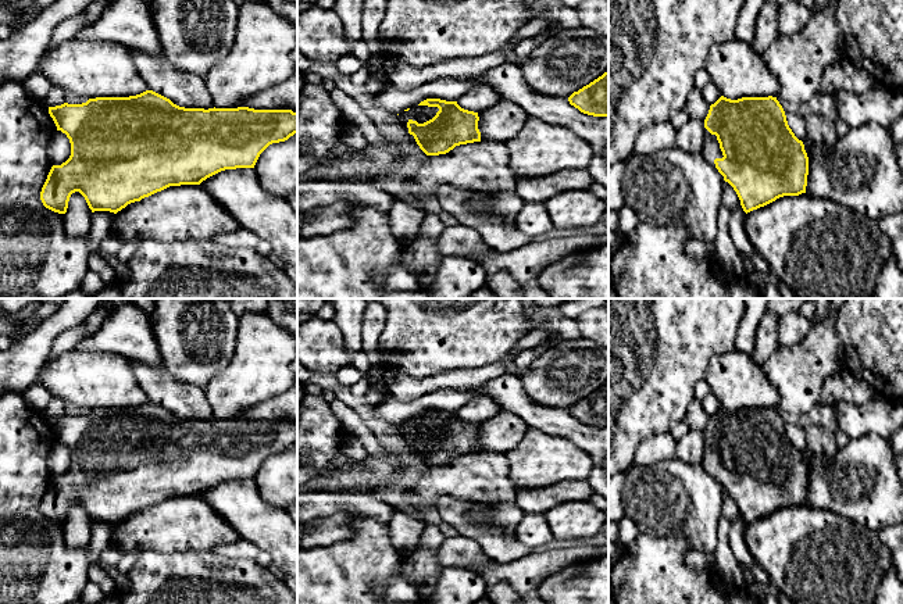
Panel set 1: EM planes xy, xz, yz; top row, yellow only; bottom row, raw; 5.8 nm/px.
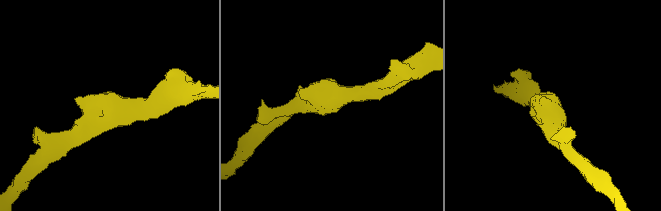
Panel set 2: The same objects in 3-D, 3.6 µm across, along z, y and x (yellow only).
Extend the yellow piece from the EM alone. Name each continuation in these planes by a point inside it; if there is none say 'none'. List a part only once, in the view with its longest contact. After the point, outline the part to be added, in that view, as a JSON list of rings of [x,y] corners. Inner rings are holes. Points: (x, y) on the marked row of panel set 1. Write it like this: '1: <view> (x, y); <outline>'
1: yz (711, 150); [[[706,129],[706,135],[703,139],[703,150],[702,150],[702,156],[704,157],[704,160],[711,164],[715,168],[714,160],[715,158],[722,158],[722,151],[720,149],[720,143],[717,140],[715,135],[711,135],[707,129]]]

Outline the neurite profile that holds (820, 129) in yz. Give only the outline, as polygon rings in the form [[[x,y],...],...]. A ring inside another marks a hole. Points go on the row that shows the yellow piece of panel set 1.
[[[814,107],[806,115],[806,139],[803,142],[804,150],[810,160],[810,149],[821,144],[825,151],[832,151],[838,143],[838,133],[835,121],[821,115]]]

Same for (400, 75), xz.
[[[508,42],[497,51],[471,58],[456,58],[436,65],[415,68],[397,57],[385,57],[383,71],[388,85],[397,90],[413,90],[428,82],[442,78],[470,79],[493,67],[508,61],[507,54],[514,53],[515,43]]]

